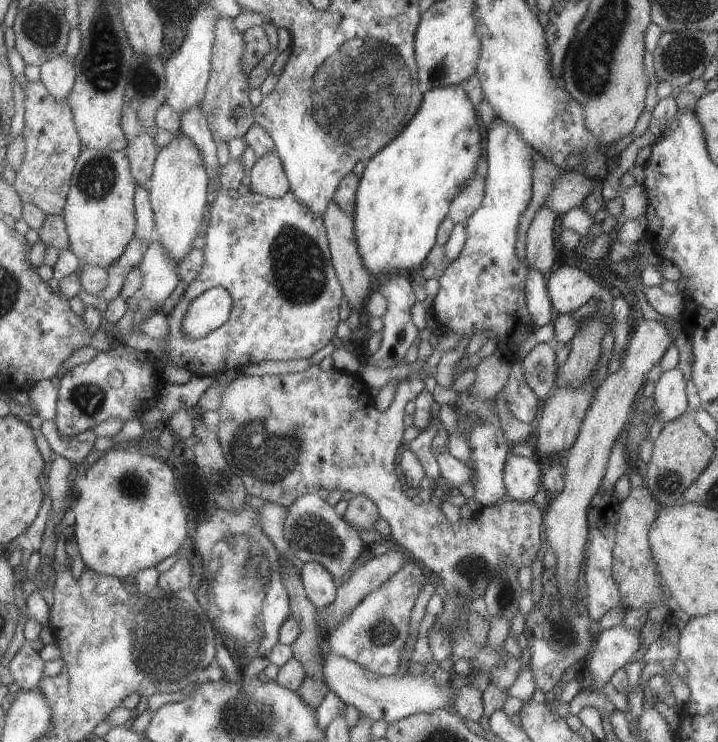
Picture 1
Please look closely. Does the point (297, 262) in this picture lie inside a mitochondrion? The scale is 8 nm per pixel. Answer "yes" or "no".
yes

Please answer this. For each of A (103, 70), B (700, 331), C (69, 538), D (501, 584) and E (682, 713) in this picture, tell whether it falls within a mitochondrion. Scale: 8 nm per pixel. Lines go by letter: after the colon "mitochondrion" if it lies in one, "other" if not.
A: mitochondrion
B: other
C: other
D: mitochondrion
E: other

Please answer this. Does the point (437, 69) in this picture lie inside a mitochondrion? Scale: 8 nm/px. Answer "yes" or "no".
yes

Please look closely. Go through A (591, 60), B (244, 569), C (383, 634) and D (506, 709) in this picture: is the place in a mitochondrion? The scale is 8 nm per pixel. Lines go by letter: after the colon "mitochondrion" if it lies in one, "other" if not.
A: mitochondrion
B: mitochondrion
C: mitochondrion
D: other

